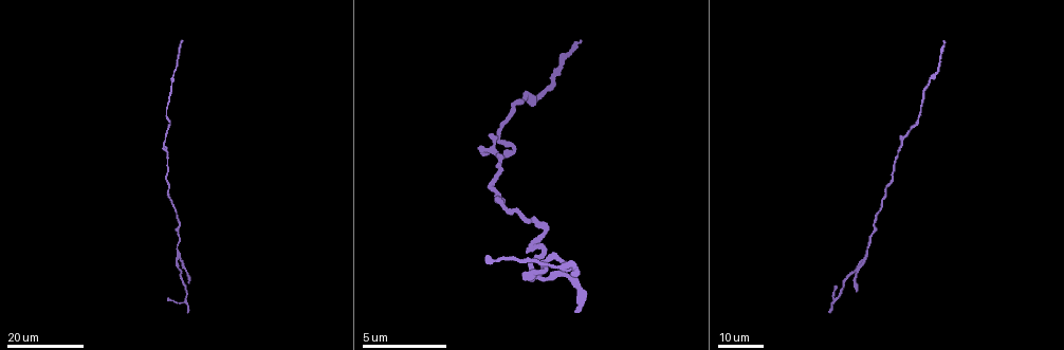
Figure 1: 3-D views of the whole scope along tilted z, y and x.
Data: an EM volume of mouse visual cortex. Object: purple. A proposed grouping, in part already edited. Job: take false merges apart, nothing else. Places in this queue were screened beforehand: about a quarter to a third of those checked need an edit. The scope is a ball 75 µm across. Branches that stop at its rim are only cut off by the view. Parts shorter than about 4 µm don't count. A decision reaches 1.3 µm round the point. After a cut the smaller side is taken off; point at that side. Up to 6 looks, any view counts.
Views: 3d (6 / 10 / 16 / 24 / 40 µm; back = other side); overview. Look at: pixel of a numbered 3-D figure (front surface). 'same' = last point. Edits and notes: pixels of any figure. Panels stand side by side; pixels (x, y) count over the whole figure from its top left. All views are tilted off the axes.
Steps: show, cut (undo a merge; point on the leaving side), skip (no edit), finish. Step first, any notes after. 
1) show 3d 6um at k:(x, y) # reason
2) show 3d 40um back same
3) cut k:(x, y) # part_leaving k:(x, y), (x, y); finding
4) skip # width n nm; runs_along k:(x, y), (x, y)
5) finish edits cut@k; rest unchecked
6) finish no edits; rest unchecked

show 3d 16um at 1:(187, 294) # narrows sharply

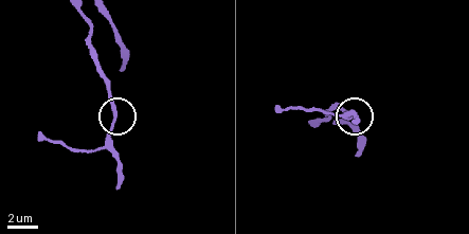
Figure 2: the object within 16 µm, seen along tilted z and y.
show 3d 10um at 2:(113, 122)

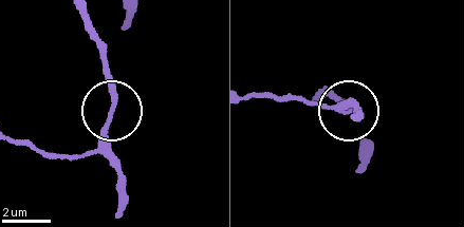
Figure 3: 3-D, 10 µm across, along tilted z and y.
skip # continuous, no second cell

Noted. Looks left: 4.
show 3d 16um at 1:(177, 257) # three-way junction

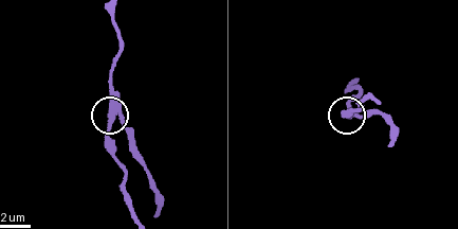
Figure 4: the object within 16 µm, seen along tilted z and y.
show 3d 10um at 4:(119, 119)

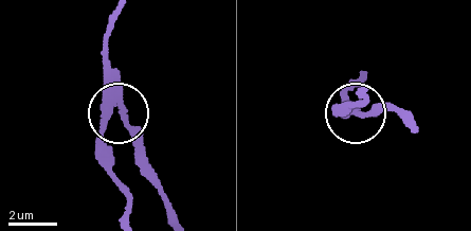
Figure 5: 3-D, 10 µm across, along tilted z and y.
cut 5:(130, 128) # part_leaving 5:(116, 95), (167, 211); a second cell is stuck on

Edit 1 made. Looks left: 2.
finish edits cut@5; rest unchecked

